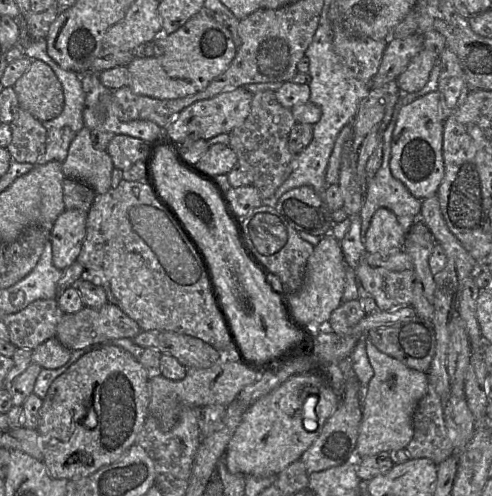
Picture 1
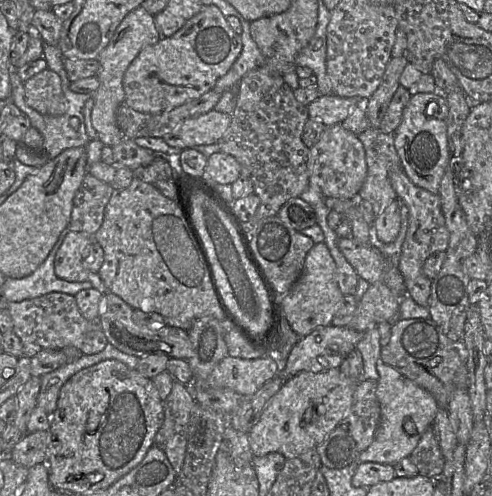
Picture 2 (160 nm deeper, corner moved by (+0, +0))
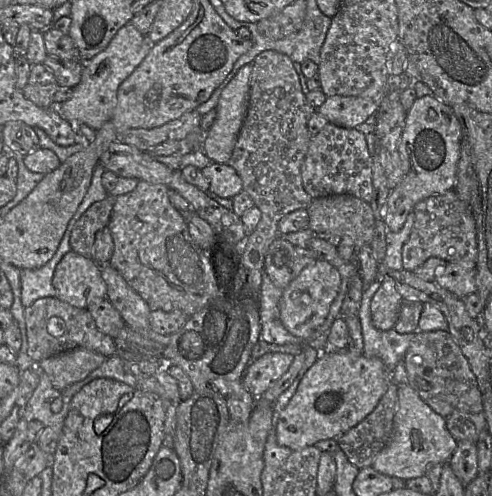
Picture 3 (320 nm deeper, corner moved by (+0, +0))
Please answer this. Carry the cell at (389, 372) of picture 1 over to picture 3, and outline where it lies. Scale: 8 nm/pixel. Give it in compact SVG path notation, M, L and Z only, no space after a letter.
M408 383L397 385L397 393L391 438L374 459L372 467L390 477L408 480L426 475L432 464L443 465L449 462L457 448L457 441L447 429L443 417L425 403Z

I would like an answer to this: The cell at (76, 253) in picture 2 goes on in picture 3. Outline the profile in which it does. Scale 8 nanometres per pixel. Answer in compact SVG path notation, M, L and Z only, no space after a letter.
M73 250L57 264L52 284L58 299L78 308L87 309L94 300L107 298L101 266Z

